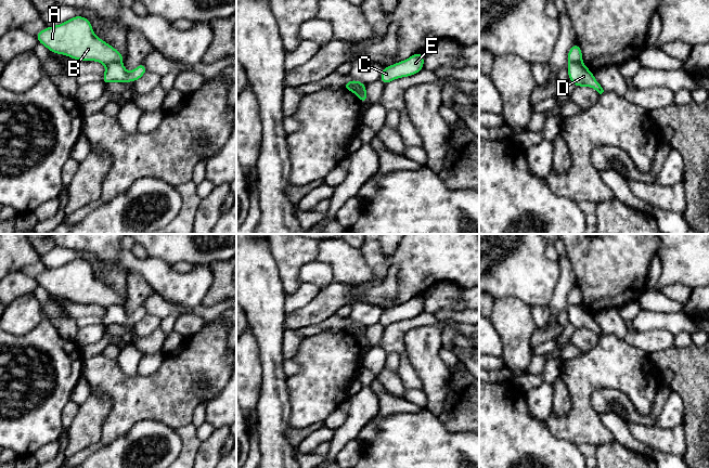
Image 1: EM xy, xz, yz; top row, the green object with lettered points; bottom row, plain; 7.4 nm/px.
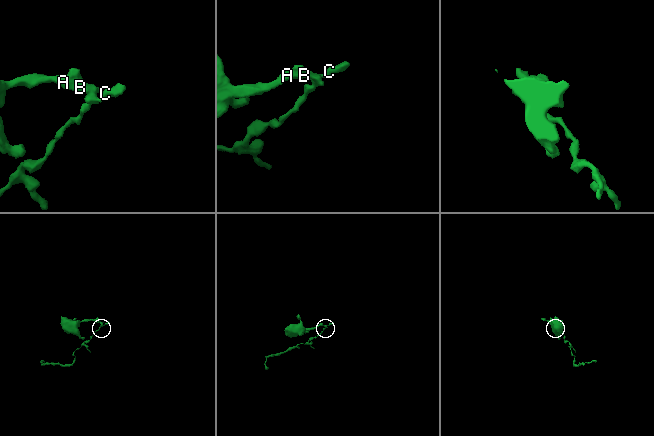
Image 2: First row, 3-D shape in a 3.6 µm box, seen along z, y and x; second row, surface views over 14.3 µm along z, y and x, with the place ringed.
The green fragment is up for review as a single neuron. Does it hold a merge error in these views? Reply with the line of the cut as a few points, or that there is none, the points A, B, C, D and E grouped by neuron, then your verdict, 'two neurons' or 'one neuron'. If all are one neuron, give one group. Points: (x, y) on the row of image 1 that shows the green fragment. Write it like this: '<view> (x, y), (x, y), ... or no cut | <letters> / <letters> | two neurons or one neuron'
xy (120, 62), (111, 62), (106, 66) | A B / C D E | two neurons

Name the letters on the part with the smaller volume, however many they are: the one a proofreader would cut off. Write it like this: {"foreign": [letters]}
{"foreign": ["C", "D", "E"]}

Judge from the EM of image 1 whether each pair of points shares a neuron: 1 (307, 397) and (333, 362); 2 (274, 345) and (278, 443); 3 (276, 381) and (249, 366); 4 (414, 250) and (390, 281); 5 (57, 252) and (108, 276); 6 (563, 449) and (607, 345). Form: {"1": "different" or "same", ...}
{"1": "same", "2": "same", "3": "different", "4": "different", "5": "same", "6": "different"}

